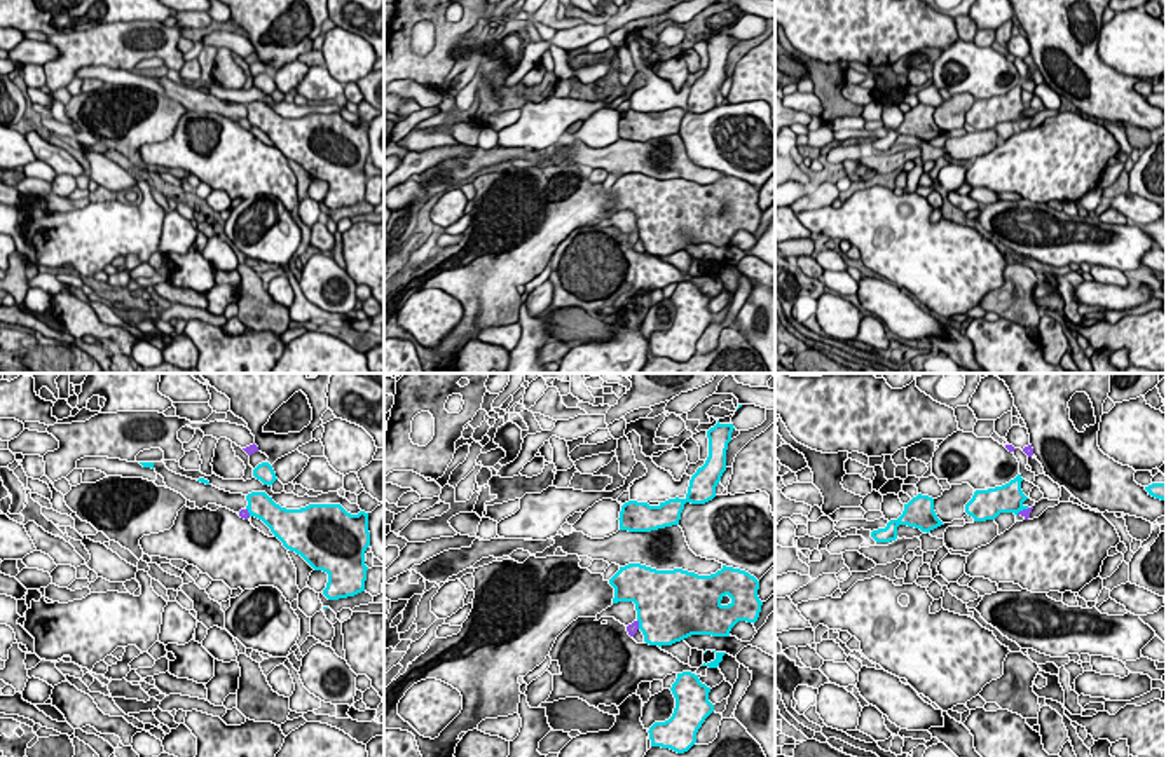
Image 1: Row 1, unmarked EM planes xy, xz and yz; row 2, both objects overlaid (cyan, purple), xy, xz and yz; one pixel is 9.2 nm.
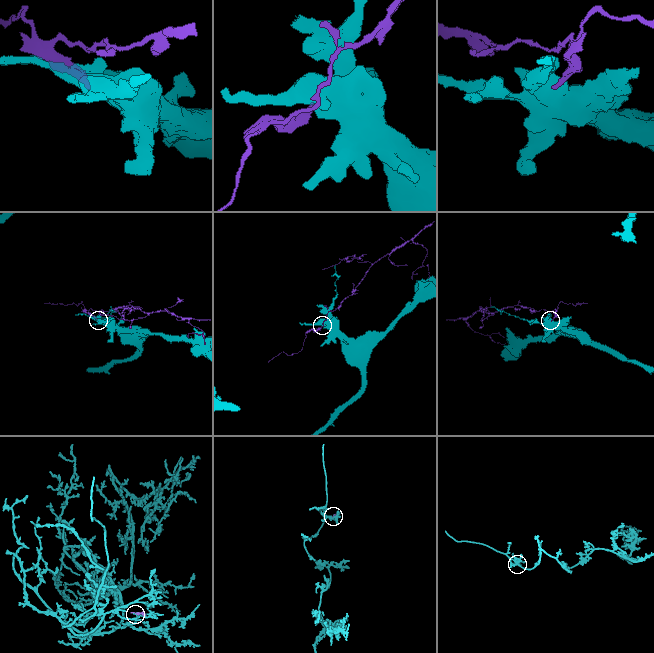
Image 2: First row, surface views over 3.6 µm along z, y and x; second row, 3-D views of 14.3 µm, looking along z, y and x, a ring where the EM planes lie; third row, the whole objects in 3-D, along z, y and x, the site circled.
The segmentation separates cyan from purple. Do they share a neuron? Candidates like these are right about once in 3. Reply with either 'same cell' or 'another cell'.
another cell

